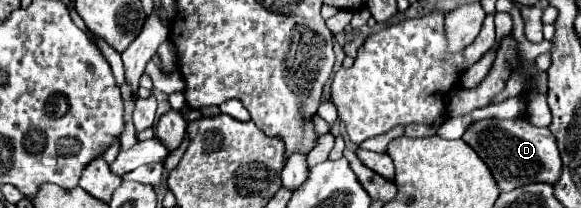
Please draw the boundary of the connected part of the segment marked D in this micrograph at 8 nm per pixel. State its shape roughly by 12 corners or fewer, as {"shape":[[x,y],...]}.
{"shape":[[528,115],[476,121],[462,139],[500,191],[554,183],[554,135]]}

